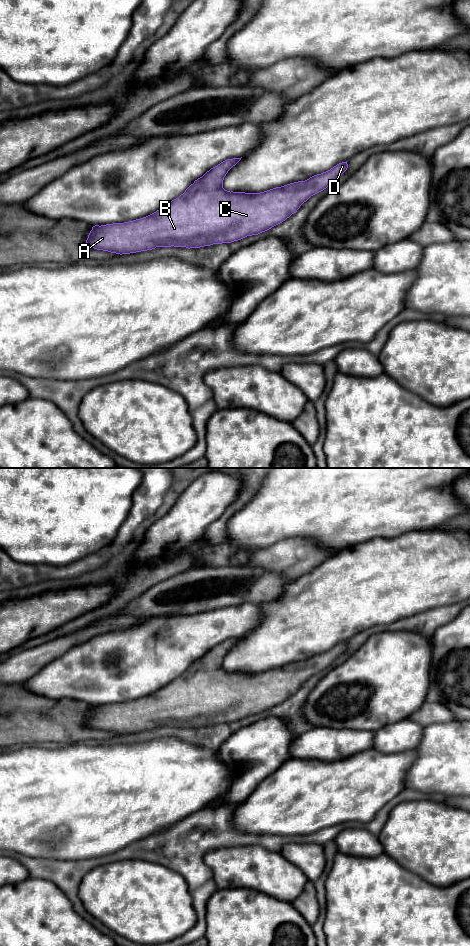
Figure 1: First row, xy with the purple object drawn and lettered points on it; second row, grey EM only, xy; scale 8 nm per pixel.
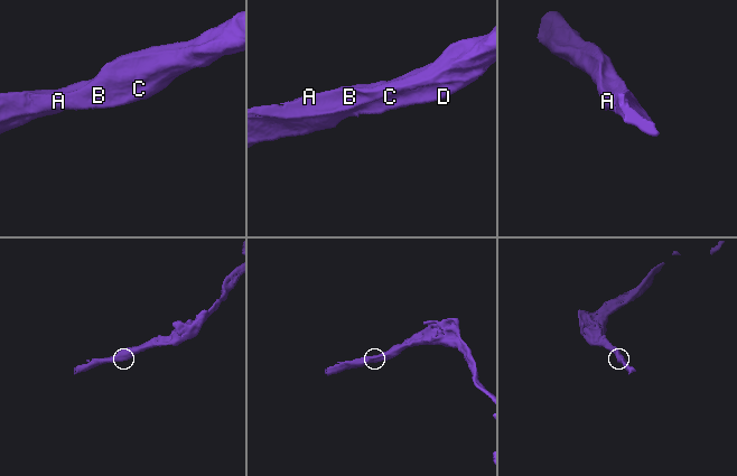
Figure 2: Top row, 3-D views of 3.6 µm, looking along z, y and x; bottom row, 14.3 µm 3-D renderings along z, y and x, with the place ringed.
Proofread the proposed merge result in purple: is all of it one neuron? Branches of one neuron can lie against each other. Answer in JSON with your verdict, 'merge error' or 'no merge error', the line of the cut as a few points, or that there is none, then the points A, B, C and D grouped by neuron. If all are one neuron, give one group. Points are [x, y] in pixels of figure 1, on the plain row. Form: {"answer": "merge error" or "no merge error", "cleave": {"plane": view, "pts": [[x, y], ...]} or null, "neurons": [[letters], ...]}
{"answer": "no merge error", "cleave": null, "neurons": [["A", "B", "C", "D"]]}

